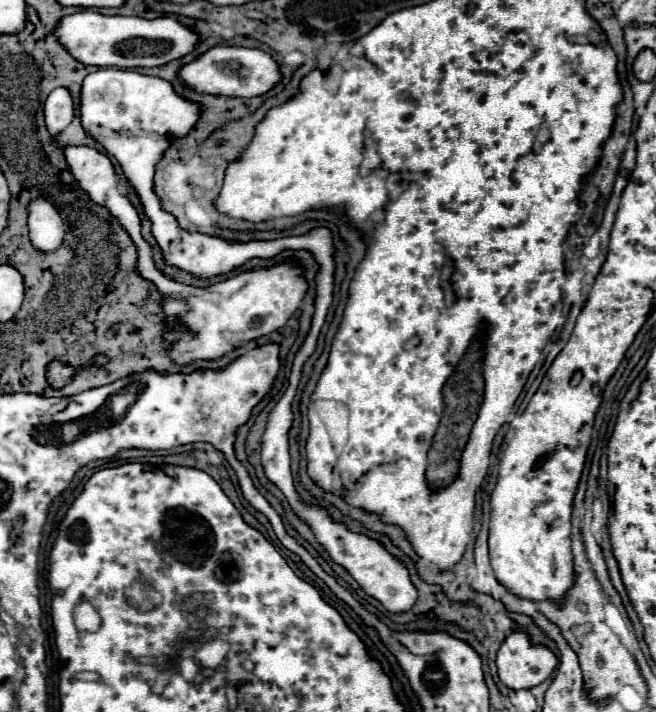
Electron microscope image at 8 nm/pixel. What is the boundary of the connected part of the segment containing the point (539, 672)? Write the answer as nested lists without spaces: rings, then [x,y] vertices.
[[[517,629],[505,637],[497,651],[499,679],[509,689],[531,689],[543,683],[557,665],[555,653],[545,645],[535,645],[529,633]]]

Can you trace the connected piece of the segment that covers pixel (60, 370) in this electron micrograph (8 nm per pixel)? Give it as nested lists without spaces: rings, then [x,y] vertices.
[[[51,363],[47,367],[47,379],[53,387],[63,387],[65,383],[69,383],[73,373],[75,373],[73,367],[65,367],[65,365],[59,365],[59,363]]]

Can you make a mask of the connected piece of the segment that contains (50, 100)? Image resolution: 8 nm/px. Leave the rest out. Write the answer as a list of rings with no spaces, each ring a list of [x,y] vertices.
[[[57,87],[45,101],[45,123],[51,135],[63,131],[75,117],[75,101],[65,87]]]

